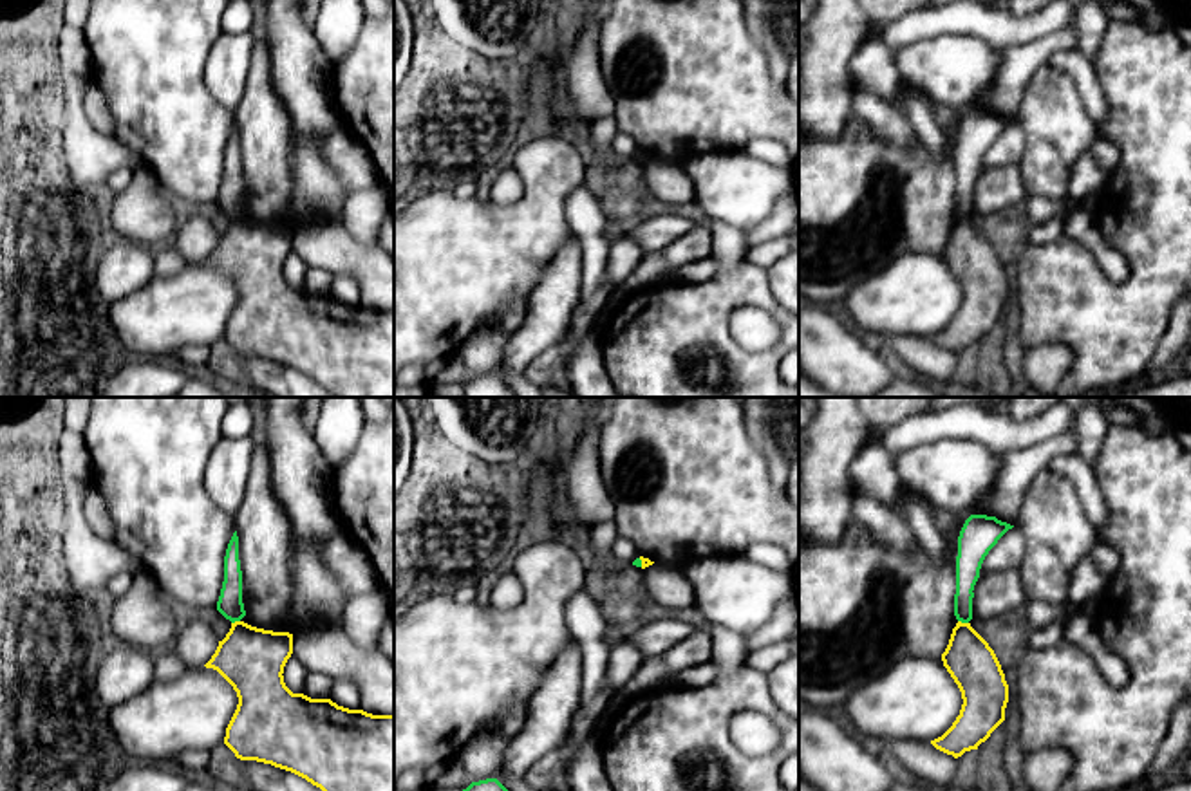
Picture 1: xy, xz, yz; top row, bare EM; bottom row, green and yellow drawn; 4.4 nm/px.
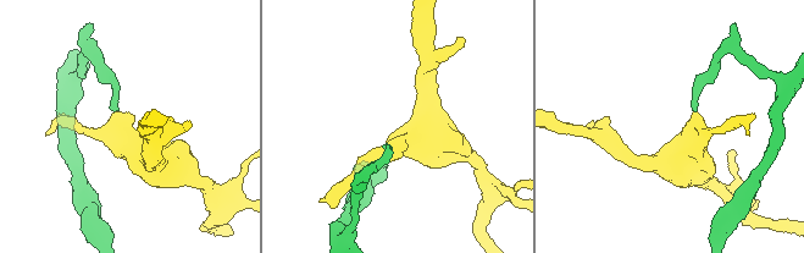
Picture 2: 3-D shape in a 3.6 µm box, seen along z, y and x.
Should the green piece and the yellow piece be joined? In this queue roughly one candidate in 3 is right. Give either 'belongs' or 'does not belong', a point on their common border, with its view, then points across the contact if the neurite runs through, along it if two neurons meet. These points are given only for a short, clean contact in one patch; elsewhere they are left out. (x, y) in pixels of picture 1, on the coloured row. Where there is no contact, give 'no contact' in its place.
does not belong | yz (964, 622) | along yz (958, 620), (967, 623)

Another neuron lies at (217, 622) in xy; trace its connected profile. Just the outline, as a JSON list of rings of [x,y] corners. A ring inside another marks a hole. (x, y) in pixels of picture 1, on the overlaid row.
[[[217,607],[211,609],[211,610],[206,610],[204,616],[208,618],[210,627],[211,627],[211,630],[215,632],[217,639],[222,641],[222,639],[226,637],[226,634],[230,632],[230,628],[231,628],[231,621],[226,619],[226,618],[217,610]]]

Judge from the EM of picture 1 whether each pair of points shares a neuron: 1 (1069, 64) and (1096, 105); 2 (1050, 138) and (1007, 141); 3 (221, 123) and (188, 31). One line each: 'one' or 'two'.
1: one
2: two
3: one

